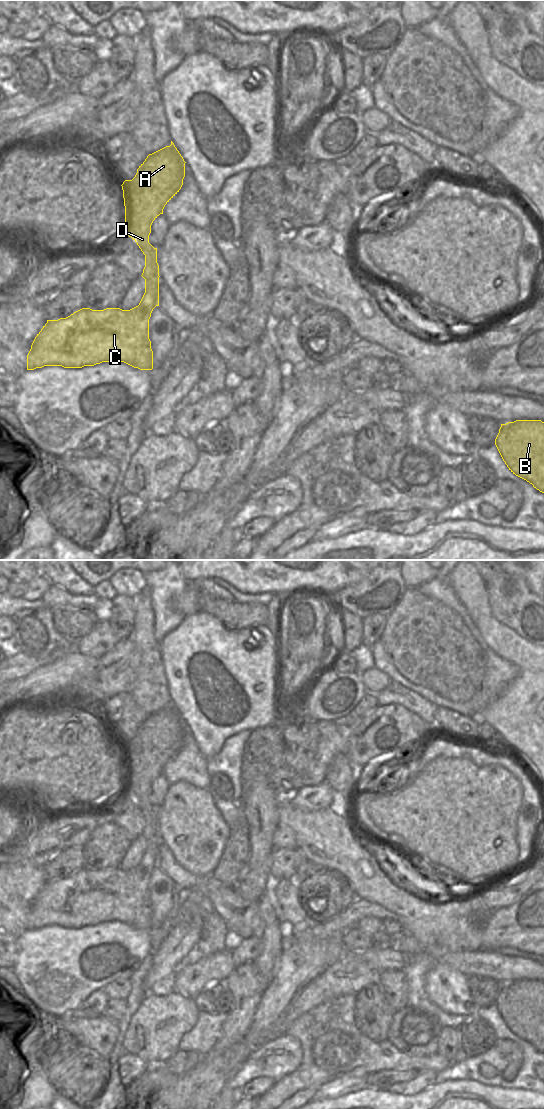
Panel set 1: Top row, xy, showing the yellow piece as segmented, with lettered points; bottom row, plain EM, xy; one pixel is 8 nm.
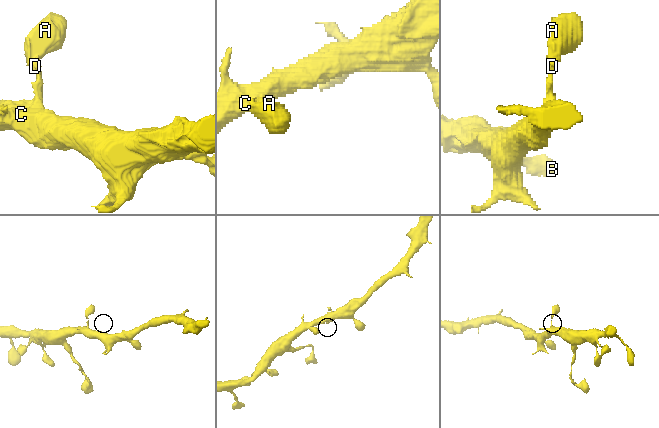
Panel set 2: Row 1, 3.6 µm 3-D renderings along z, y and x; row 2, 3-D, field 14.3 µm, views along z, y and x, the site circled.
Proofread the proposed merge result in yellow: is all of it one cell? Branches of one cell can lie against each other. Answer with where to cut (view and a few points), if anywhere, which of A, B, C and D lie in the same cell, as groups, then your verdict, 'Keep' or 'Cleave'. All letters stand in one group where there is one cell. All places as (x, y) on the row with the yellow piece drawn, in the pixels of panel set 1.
No split. Groups: A B C D. Keep

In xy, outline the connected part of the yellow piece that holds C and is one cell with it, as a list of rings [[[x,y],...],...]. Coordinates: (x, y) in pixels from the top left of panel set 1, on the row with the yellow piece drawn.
[[[171,141],[170,146],[149,154],[137,169],[135,177],[125,180],[121,185],[125,206],[125,235],[131,237],[145,255],[145,267],[141,275],[145,279],[145,293],[139,305],[130,310],[82,308],[66,318],[47,320],[27,355],[27,370],[44,366],[82,368],[114,360],[140,370],[153,369],[149,319],[153,309],[159,306],[160,276],[157,248],[149,243],[149,235],[153,221],[163,214],[165,205],[181,189],[185,177],[185,163]]]

